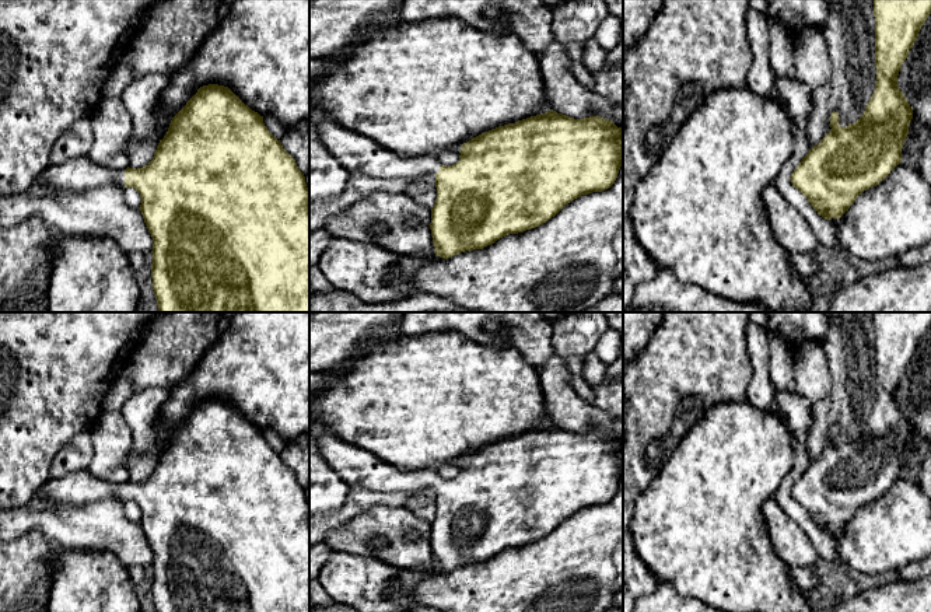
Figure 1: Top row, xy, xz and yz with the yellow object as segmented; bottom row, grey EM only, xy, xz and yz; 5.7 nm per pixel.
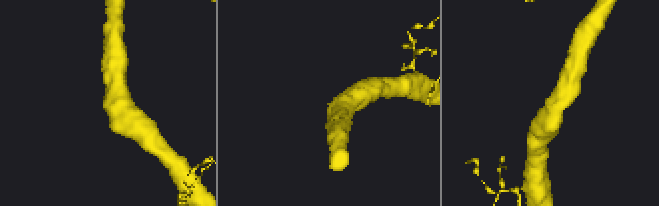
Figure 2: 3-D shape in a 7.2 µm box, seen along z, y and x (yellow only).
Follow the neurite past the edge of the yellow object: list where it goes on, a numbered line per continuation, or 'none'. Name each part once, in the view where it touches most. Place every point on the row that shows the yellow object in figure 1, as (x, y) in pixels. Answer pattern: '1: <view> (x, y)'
1: xy (80, 172)

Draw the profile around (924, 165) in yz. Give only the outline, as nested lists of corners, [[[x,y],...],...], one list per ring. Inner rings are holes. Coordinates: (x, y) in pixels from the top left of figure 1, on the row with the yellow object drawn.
[[[931,129],[925,136],[918,162],[920,175],[930,183],[931,188]]]

